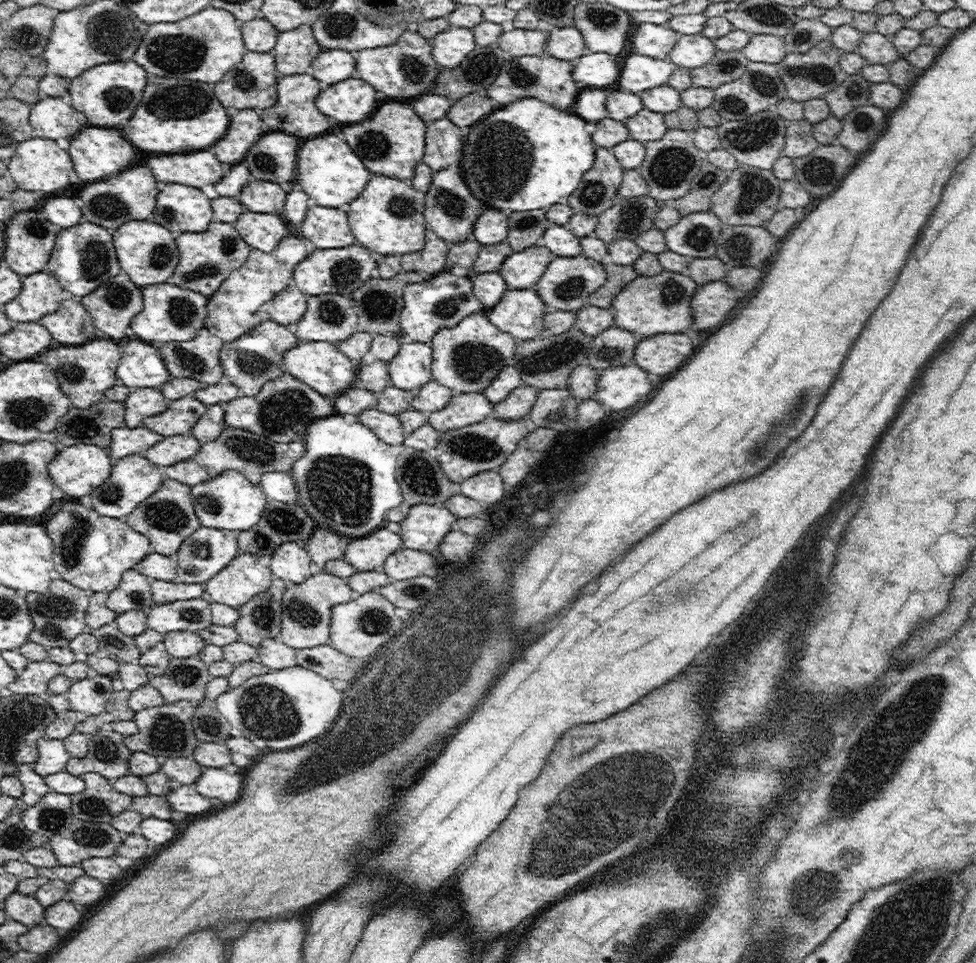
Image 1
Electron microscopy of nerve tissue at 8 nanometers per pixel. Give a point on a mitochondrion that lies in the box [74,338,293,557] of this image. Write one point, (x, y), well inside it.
(258, 452)

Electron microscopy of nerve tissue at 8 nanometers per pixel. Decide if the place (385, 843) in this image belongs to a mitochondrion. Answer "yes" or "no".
no

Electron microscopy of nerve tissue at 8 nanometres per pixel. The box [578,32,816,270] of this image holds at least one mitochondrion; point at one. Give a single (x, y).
(669, 167)

